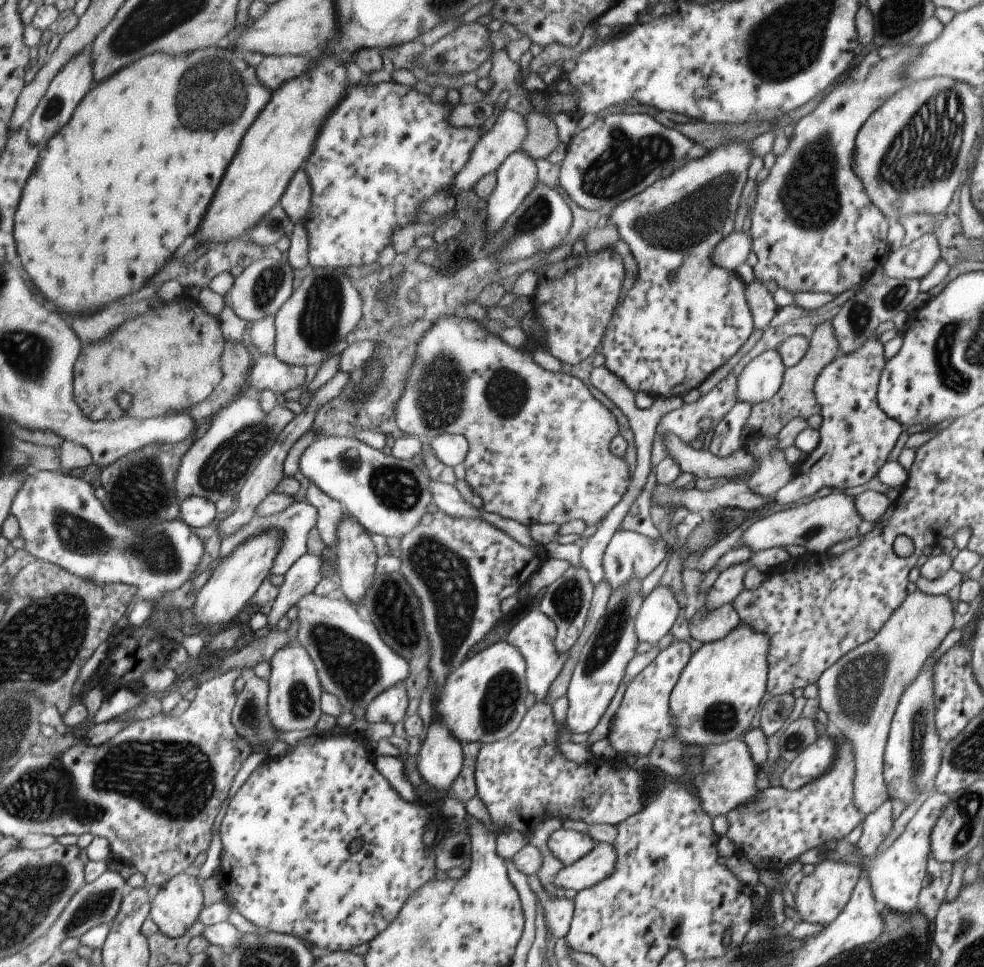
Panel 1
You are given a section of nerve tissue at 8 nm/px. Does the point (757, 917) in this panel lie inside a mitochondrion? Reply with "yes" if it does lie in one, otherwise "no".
no

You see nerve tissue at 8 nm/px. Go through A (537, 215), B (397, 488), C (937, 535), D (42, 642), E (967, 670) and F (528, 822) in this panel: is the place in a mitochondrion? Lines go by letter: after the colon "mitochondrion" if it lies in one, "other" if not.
A: mitochondrion
B: mitochondrion
C: other
D: mitochondrion
E: other
F: other

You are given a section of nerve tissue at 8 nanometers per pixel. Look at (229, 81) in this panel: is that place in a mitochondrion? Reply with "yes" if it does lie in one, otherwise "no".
yes

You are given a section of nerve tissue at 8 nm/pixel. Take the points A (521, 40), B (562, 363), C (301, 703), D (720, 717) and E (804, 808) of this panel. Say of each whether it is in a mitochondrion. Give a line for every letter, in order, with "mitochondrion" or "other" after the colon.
A: other
B: other
C: mitochondrion
D: mitochondrion
E: other

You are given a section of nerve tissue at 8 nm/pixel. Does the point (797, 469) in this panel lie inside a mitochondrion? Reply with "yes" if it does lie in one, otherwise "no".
no

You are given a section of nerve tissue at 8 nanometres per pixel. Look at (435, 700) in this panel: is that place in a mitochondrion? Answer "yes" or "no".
no

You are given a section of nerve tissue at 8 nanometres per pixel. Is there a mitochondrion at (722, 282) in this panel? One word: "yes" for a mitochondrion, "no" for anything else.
no

